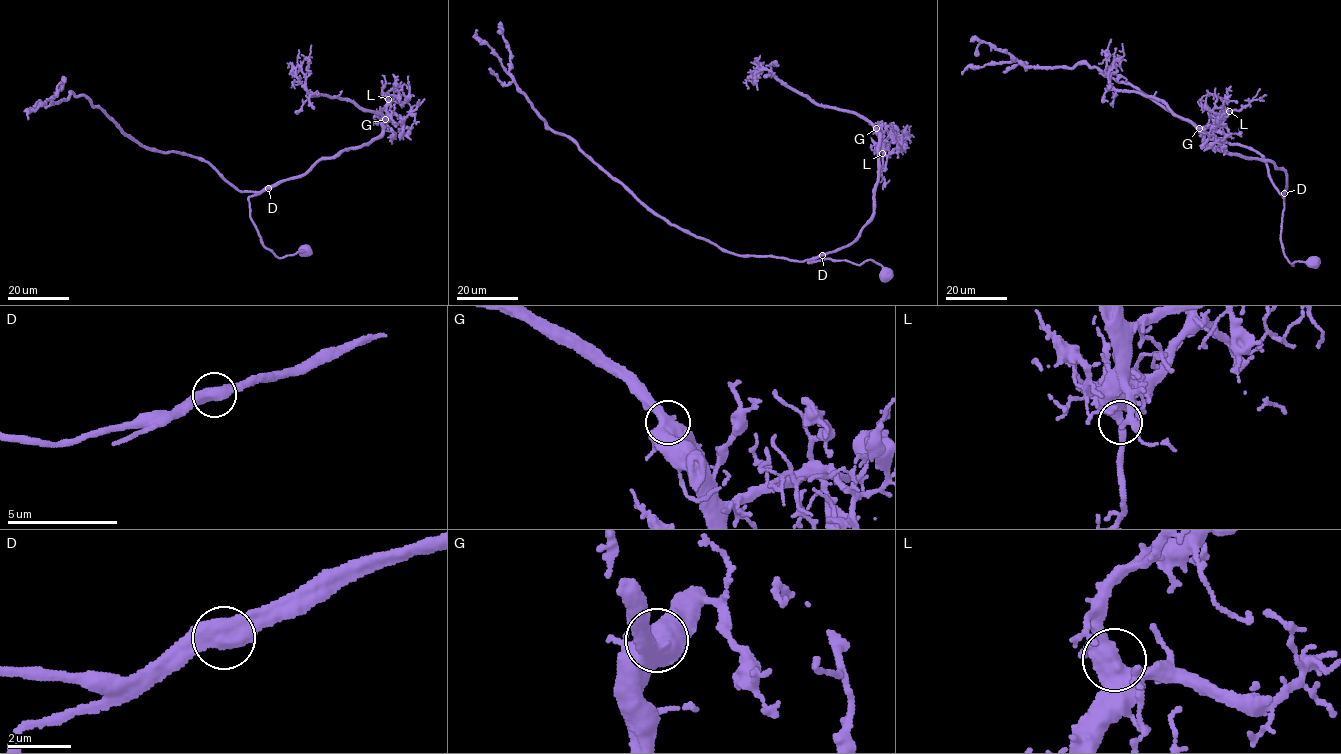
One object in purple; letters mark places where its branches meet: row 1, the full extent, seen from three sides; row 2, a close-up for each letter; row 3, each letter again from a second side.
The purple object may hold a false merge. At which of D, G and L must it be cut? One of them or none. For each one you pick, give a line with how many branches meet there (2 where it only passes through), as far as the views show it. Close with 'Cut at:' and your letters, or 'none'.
Cut at: none

